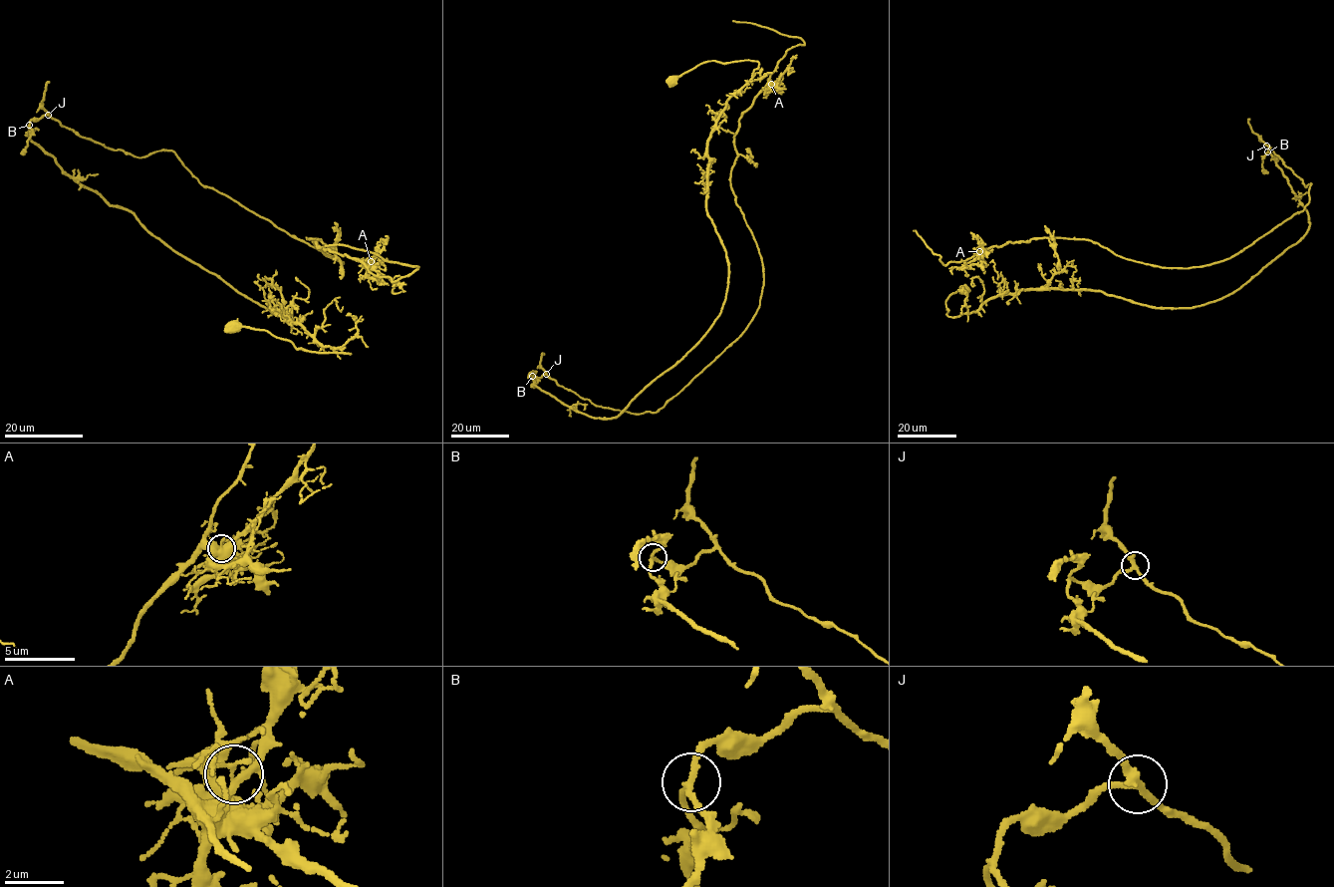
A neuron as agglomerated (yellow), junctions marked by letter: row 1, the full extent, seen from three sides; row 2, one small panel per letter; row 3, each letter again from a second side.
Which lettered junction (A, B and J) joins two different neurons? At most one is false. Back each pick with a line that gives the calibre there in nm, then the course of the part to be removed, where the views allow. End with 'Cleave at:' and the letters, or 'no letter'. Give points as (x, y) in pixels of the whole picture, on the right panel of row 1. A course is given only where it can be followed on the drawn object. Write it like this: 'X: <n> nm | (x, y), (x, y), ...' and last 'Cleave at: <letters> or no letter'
J: 240 nm | (1266, 146), (1310, 183), (1309, 201), (1202, 267), (1153, 266), (1051, 237), (945, 264), (913, 230)
Cleave at: J

